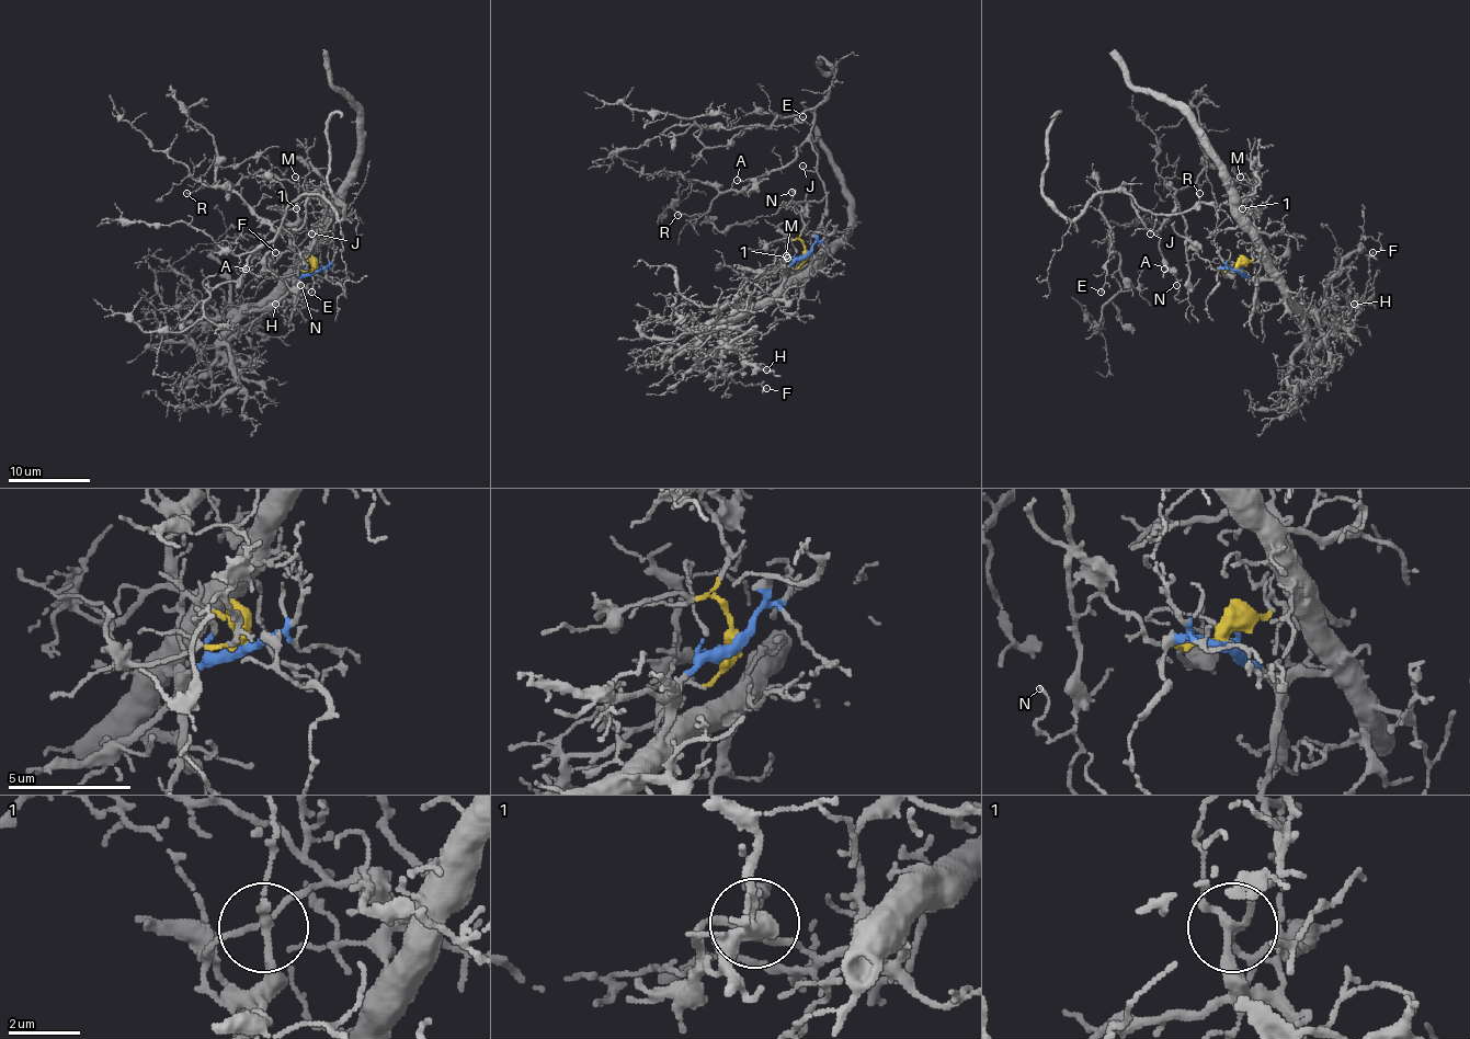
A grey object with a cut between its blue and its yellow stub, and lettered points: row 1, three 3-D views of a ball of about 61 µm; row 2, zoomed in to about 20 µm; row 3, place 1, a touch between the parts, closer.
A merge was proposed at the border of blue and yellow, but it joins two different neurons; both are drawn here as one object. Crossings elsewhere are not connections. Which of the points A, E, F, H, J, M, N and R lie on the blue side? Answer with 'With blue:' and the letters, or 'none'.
With blue: F, H, M

